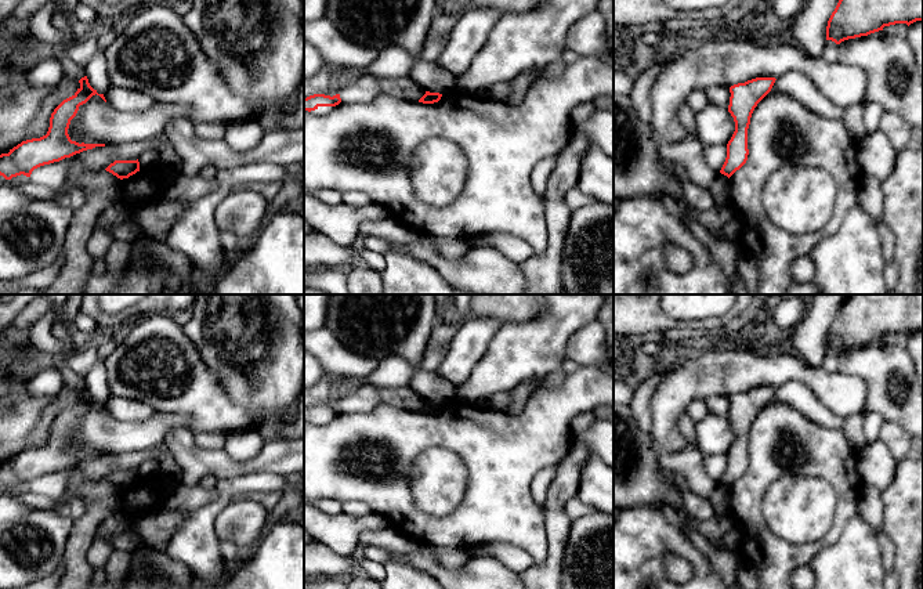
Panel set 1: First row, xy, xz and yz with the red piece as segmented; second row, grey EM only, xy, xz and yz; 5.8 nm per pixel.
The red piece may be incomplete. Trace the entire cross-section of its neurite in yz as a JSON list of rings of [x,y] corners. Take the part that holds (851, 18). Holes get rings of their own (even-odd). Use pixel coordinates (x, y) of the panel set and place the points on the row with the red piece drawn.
[[[839,0],[826,26],[826,40],[840,44],[844,40],[868,36],[884,26],[923,21],[923,0]]]

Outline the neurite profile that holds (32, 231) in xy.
[[[0,185],[0,281],[51,265],[64,252],[72,212],[66,199],[32,199]]]

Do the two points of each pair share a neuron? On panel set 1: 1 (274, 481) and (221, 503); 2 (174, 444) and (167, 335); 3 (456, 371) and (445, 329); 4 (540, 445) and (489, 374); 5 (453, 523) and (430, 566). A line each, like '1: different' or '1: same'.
1: same
2: different
3: different
4: different
5: different

